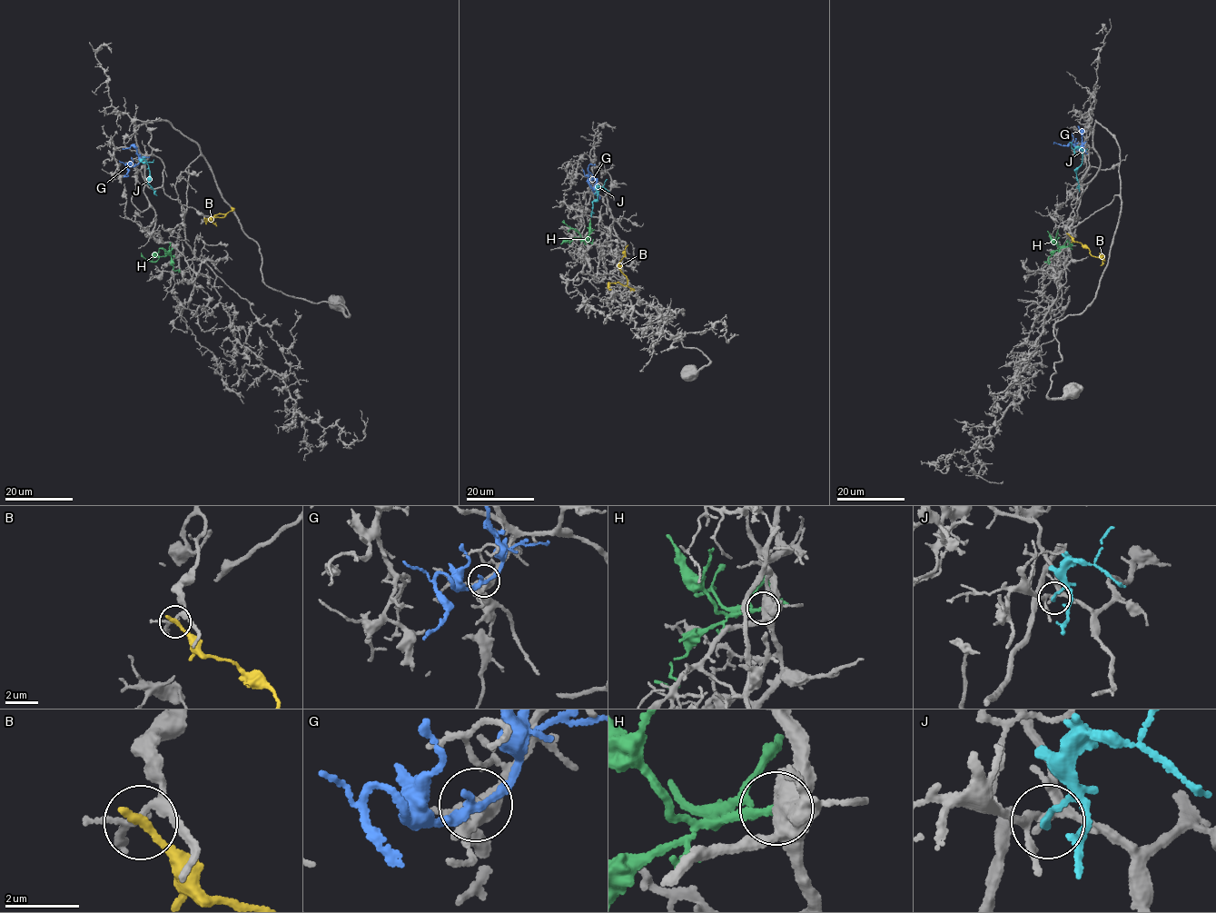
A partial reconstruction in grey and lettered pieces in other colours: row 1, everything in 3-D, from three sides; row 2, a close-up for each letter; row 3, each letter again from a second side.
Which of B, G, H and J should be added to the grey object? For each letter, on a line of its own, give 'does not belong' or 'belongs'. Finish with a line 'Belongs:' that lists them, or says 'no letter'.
B: does not belong
G: does not belong
H: belongs
J: does not belong
Belongs: H

